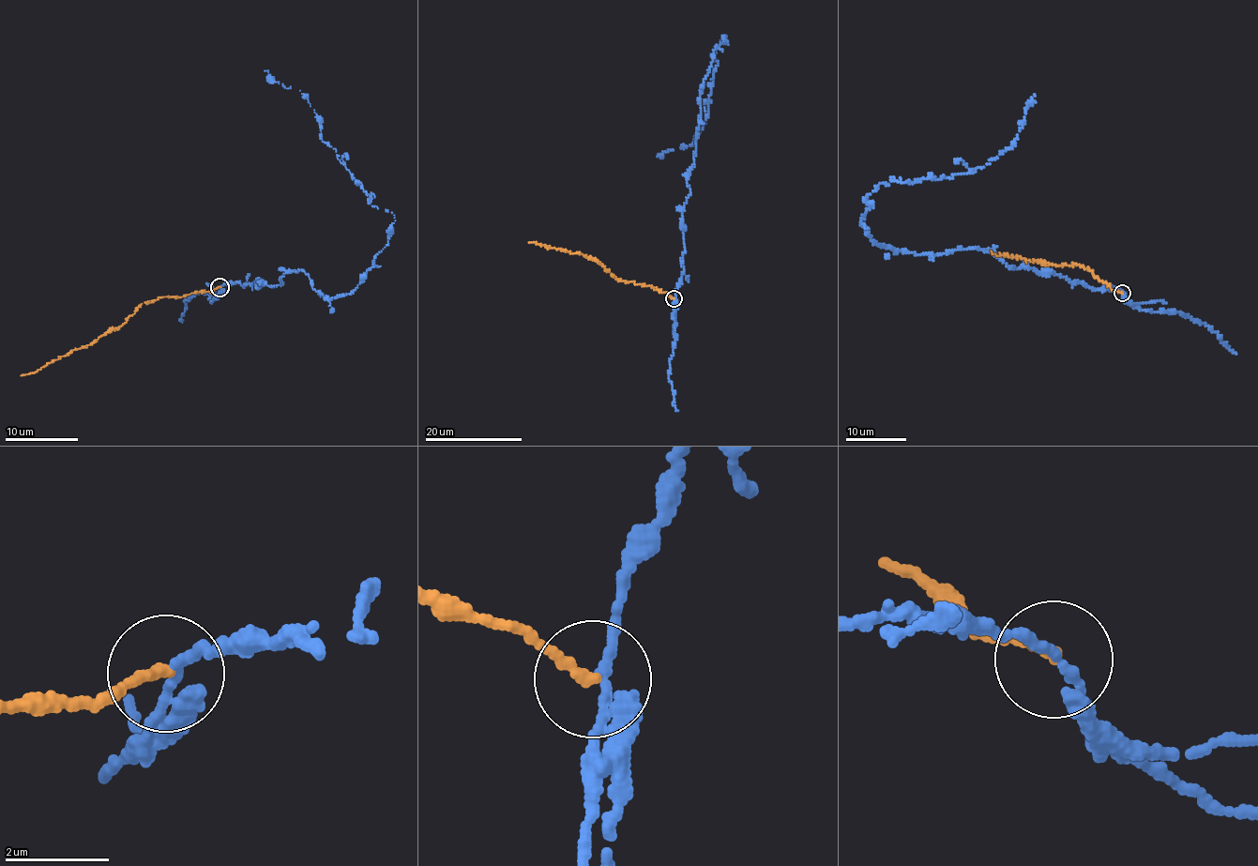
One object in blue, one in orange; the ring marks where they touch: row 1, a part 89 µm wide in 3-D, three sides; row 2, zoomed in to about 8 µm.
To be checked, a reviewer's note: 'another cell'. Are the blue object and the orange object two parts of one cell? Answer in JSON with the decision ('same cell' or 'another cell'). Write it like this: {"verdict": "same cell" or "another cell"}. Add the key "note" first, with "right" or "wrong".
{"note": "right", "verdict": "another cell"}

